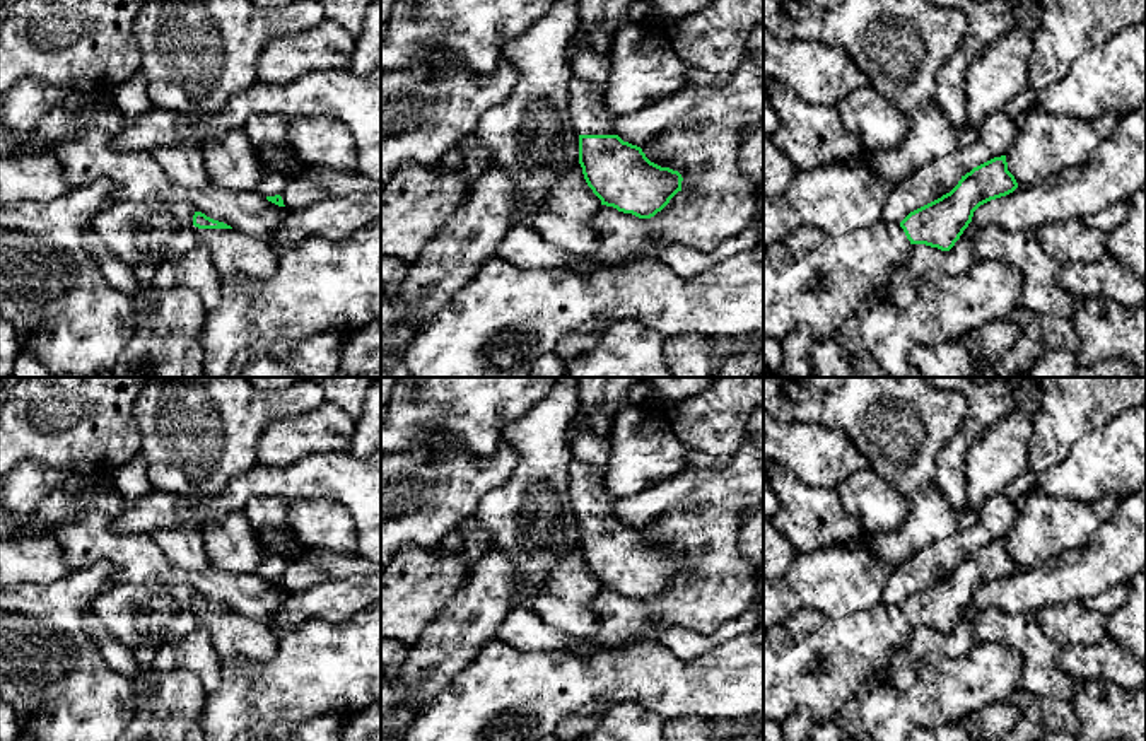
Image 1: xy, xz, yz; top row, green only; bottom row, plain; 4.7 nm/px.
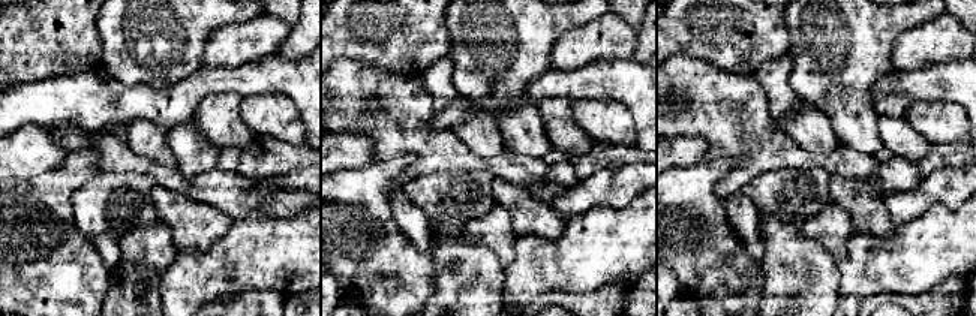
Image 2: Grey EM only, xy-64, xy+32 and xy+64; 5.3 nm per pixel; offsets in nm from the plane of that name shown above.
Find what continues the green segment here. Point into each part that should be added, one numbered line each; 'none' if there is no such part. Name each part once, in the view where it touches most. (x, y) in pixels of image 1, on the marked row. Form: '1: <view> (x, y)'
1: xy (233, 255)

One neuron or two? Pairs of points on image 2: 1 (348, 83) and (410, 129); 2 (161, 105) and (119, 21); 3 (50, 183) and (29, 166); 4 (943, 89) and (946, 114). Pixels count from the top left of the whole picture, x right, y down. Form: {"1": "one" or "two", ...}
{"1": "one", "2": "two", "3": "two", "4": "two"}

